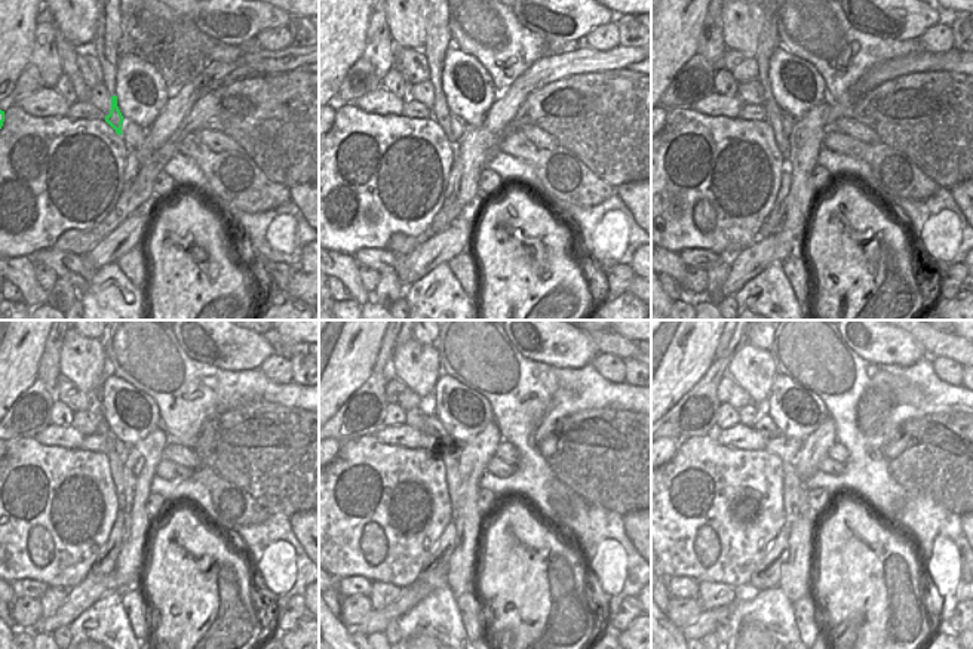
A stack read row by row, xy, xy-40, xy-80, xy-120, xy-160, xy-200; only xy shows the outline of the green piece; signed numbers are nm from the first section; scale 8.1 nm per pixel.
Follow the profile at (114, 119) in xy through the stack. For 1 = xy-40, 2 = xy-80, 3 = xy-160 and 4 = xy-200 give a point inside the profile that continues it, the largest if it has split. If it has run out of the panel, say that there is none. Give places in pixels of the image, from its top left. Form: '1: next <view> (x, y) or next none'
1: next xy-40 (444, 120)
2: next xy-80 (774, 120)
3: next xy-160 (453, 479)
4: next xy-200 (795, 506)

